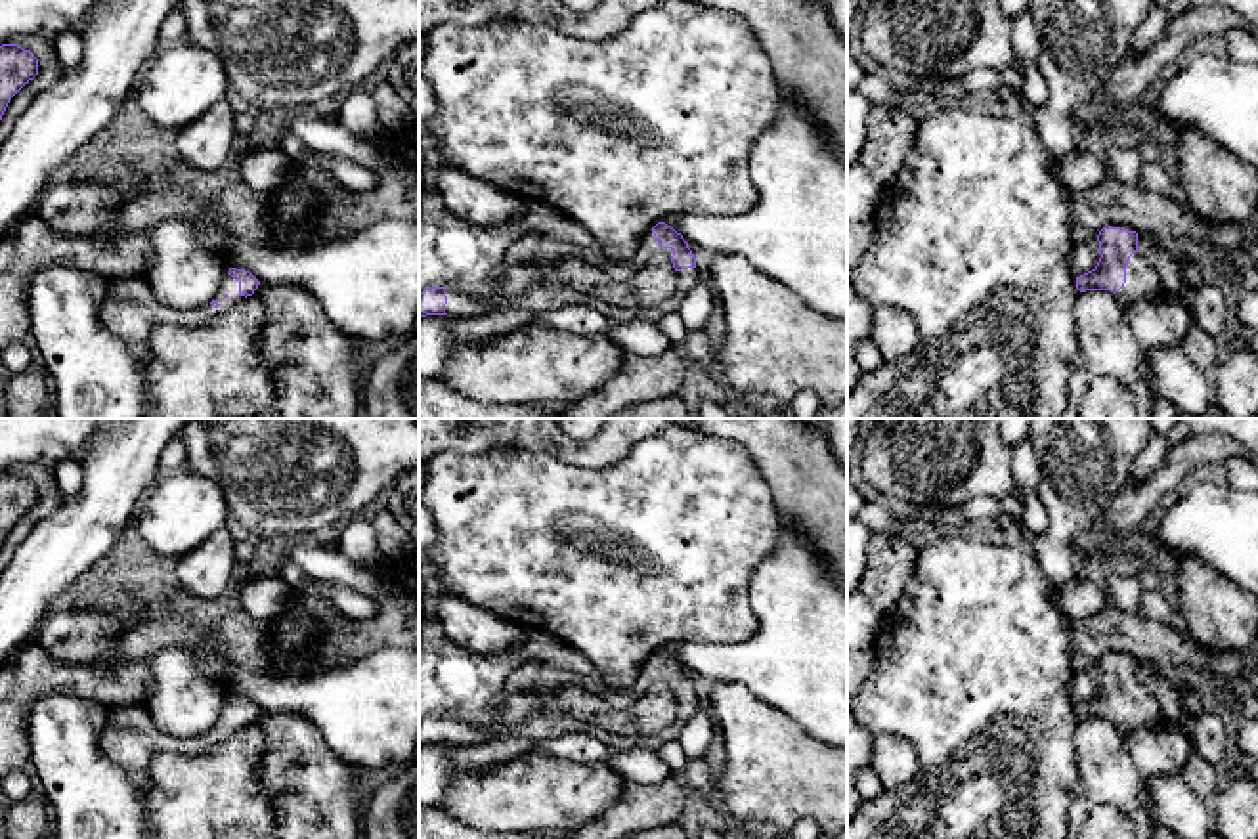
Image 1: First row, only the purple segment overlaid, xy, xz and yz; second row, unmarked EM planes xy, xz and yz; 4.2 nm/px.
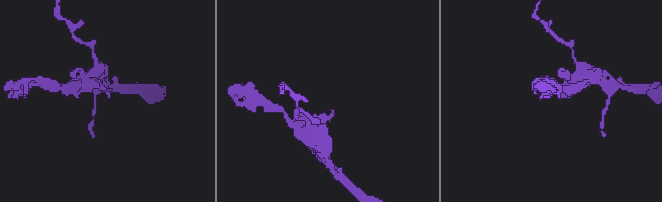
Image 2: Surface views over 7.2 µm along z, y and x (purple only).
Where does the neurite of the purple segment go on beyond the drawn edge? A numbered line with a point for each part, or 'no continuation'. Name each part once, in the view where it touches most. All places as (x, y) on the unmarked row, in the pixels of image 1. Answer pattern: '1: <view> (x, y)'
1: yz (1142, 711)

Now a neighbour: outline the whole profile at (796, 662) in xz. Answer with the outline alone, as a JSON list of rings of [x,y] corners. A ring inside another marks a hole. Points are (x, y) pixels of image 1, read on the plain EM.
[[[780,522],[774,550],[751,575],[749,606],[759,619],[759,629],[749,640],[677,642],[671,644],[671,656],[688,673],[744,684],[814,740],[847,747],[847,587],[832,575],[814,545],[786,522]]]

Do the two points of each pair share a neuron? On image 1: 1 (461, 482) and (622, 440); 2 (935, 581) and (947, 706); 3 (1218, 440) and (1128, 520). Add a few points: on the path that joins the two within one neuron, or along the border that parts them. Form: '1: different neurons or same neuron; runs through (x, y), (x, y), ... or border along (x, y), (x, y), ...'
1: different neurons; border along (513, 448), (551, 453), (578, 467), (601, 469)
2: same neuron; runs through (947, 612), (947, 675)
3: same neuron; runs through (1195, 450), (1146, 497)

